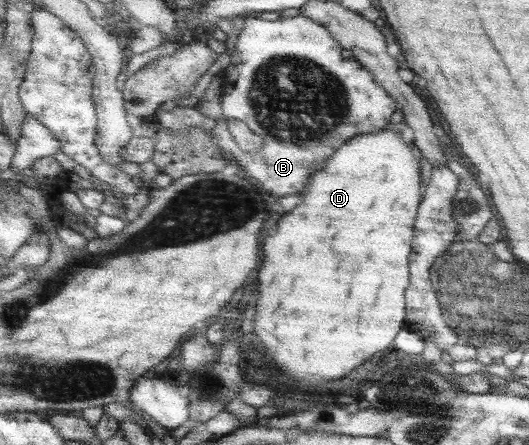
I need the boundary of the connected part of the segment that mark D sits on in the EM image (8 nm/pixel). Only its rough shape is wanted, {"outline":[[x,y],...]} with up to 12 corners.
{"outline":[[353,138],[265,238],[254,333],[323,388],[406,326],[421,196]]}

